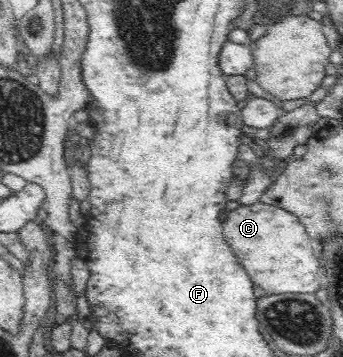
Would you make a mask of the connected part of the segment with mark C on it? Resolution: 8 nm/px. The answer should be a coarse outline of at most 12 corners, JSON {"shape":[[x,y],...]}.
{"shape":[[260,201],[229,205],[228,248],[265,294],[315,293],[304,225]]}

